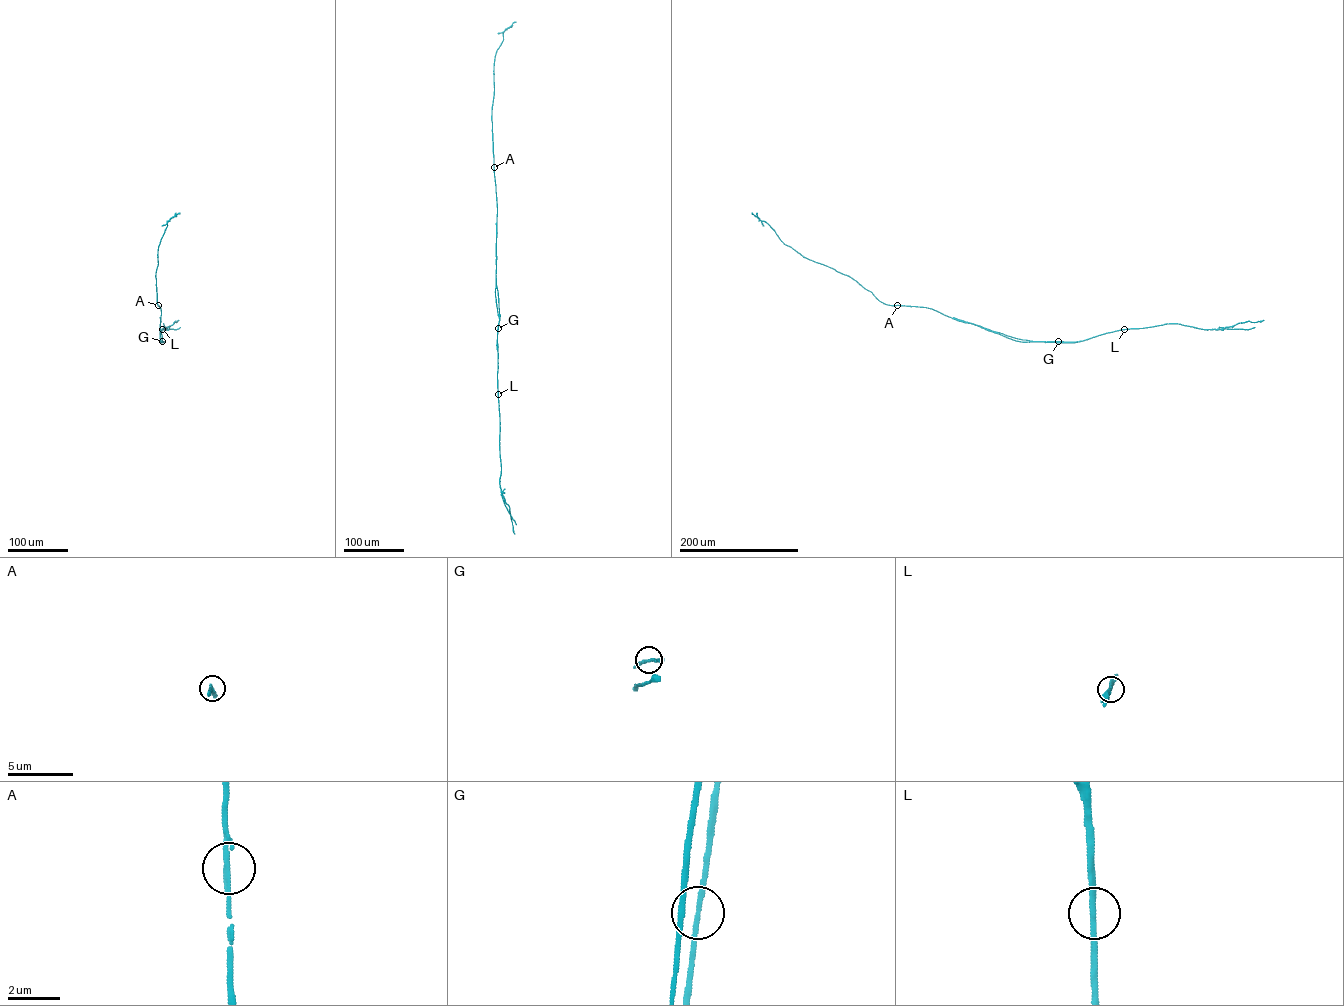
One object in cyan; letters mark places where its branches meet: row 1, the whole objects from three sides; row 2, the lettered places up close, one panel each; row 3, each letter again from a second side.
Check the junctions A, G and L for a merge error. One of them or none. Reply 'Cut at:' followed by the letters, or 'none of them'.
Cut at: L

